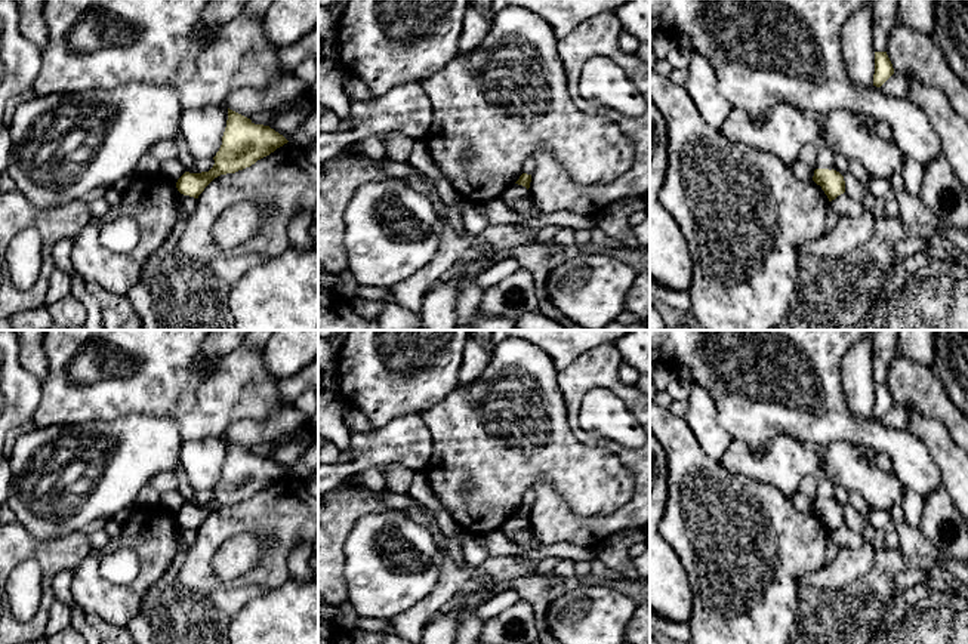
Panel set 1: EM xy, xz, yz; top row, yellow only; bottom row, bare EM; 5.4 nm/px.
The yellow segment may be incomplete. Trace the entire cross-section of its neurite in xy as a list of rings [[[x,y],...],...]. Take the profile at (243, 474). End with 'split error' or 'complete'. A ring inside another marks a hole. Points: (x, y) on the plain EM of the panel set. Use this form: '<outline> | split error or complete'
[[[228,440],[222,477],[213,489],[209,503],[185,503],[176,514],[181,526],[198,530],[204,520],[218,508],[250,499],[289,472],[269,457],[255,456],[250,450]]] | complete

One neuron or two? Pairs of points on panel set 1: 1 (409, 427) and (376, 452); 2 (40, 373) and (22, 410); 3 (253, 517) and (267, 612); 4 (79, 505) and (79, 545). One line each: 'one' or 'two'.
1: one
2: two
3: two
4: two

